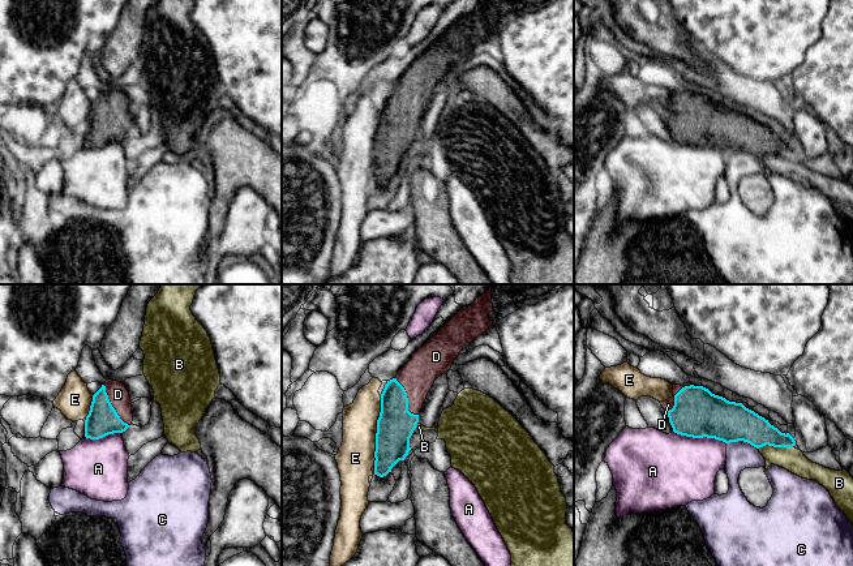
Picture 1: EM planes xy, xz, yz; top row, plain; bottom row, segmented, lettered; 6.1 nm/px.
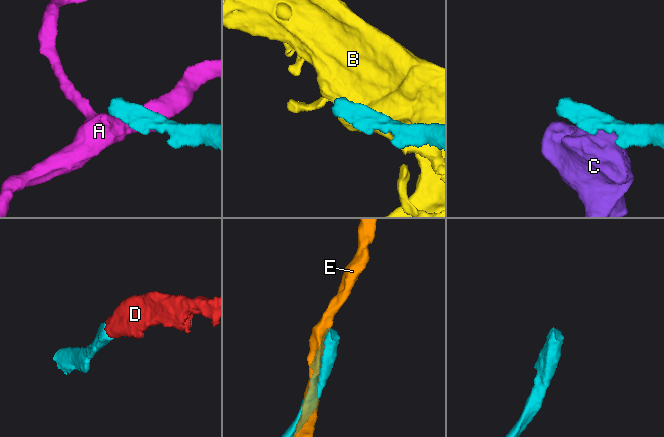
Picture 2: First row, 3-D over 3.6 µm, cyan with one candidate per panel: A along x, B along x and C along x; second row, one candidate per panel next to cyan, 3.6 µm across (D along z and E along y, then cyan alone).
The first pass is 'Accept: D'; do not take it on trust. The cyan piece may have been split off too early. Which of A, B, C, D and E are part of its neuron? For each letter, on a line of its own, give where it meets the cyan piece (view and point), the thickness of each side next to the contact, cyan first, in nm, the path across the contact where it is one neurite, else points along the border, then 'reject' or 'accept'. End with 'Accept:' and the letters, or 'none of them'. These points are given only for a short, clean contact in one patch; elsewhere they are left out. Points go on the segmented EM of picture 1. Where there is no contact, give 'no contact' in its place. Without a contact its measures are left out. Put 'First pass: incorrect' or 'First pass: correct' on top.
First pass: correct
A: contact yz (699, 437); calibres 300 and 420 nm; border yz (673, 431), (693, 437), (714, 437), (725, 444); reject
B: contact yz (775, 446); calibres 200 and 140 nm; border yz (792, 446), (763, 445), (758, 449); reject
C: contact yz (742, 440); calibres 260 and 170 nm; reject
D: contact xy (111, 406); calibres 190 and 130 nm; way xy (102, 420), (111, 406), (112, 399), (118, 394); accept
E: contact xz (377, 431); calibres 220 and 220 nm; reject
Accept: D

